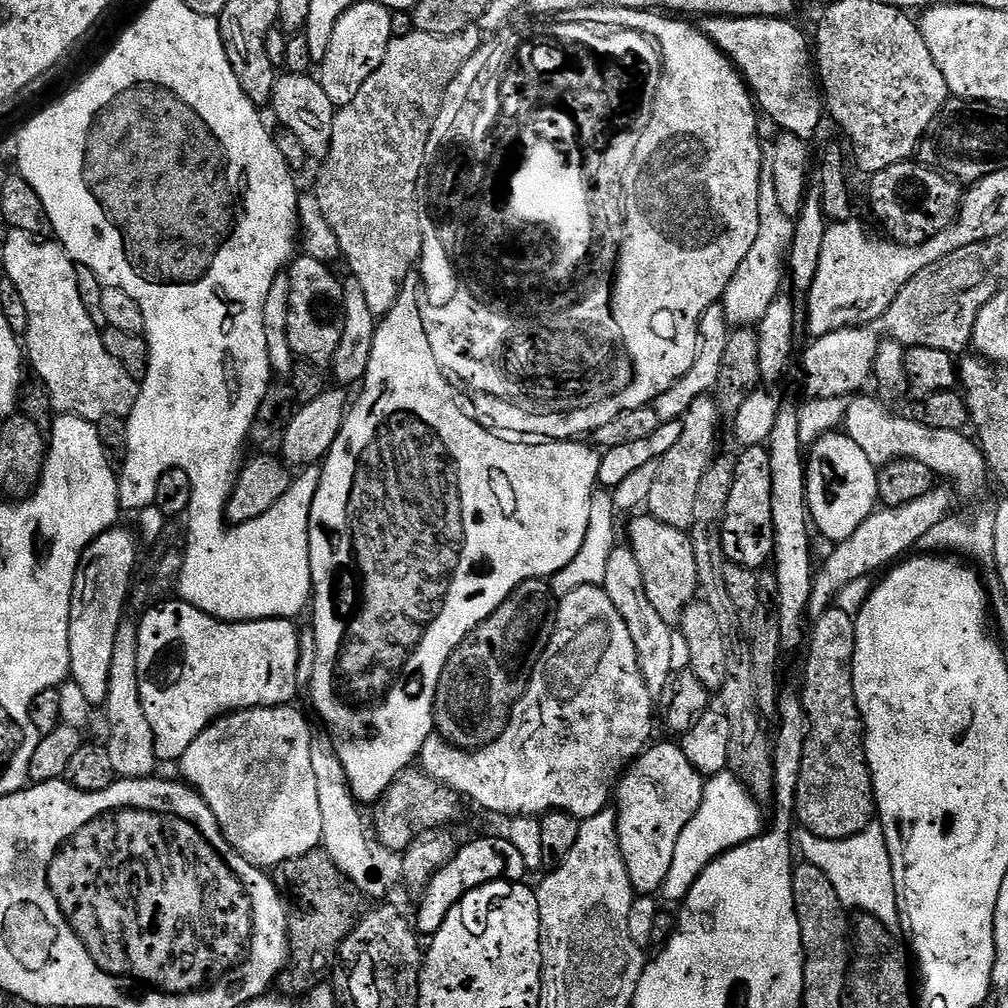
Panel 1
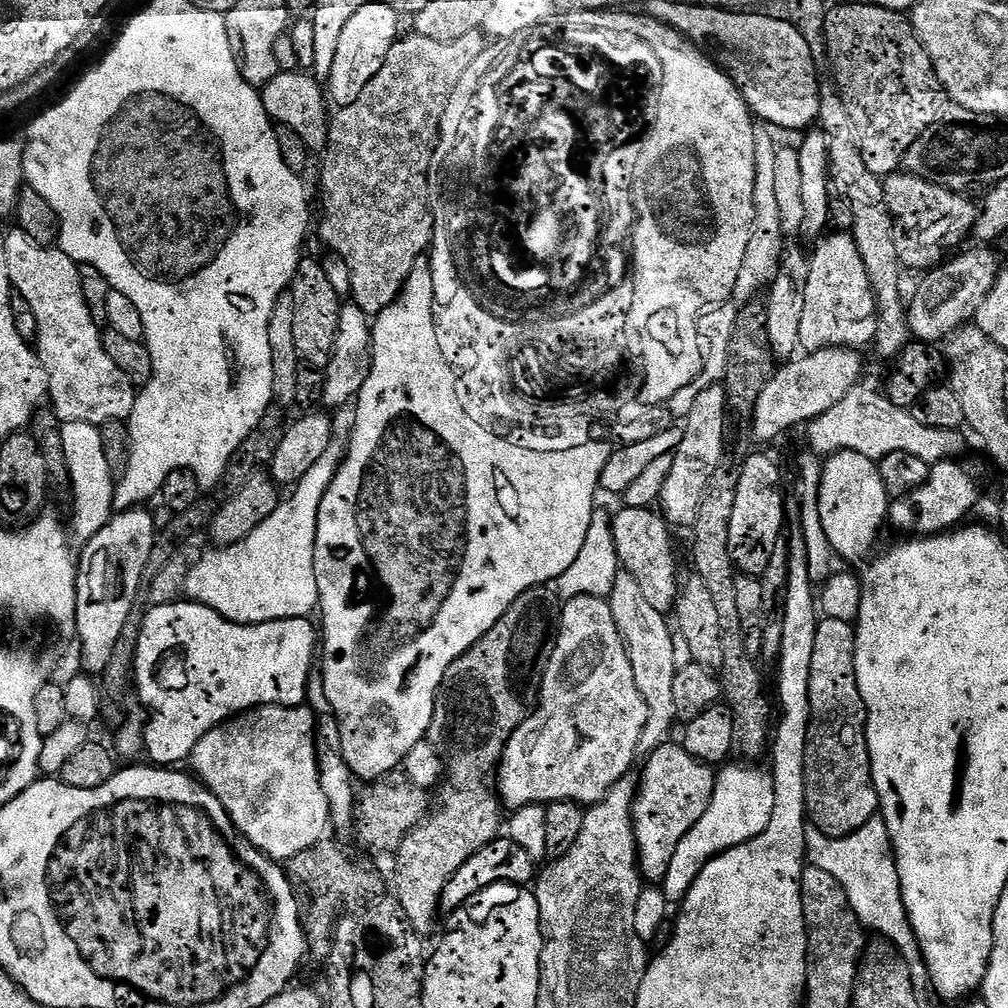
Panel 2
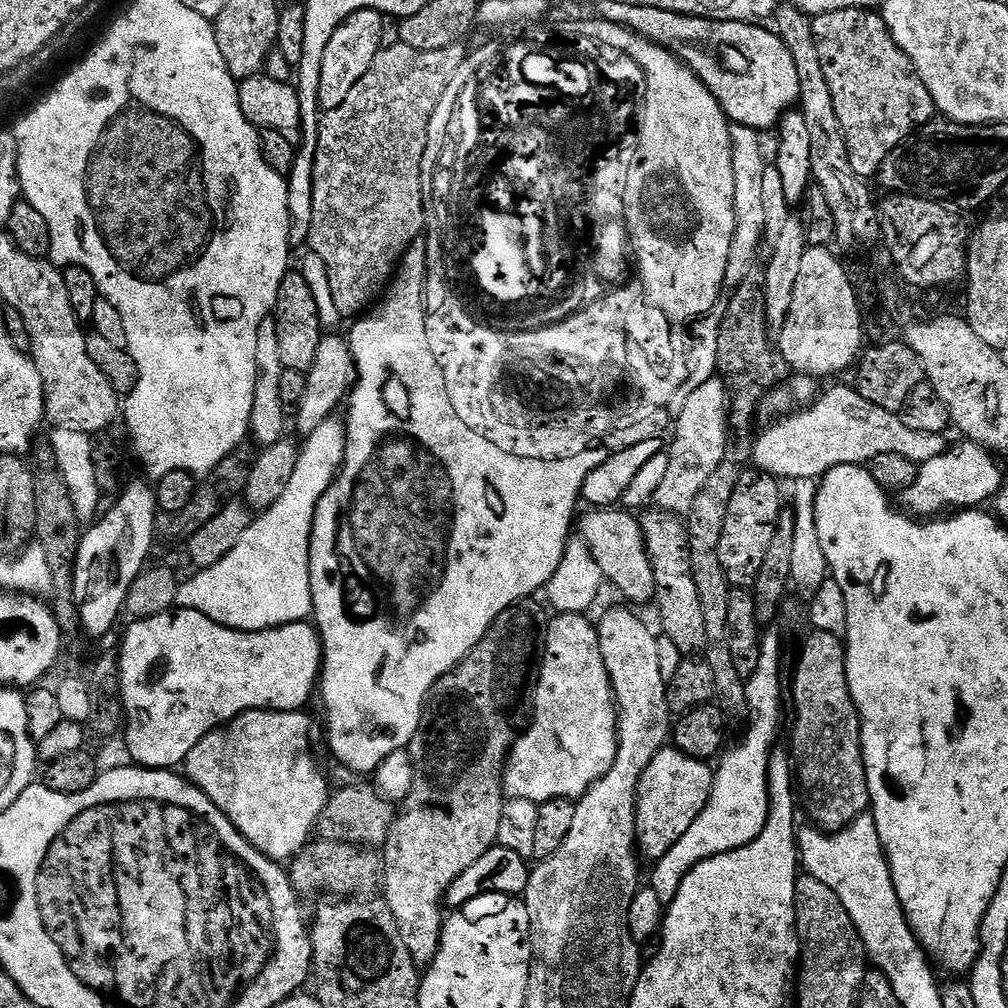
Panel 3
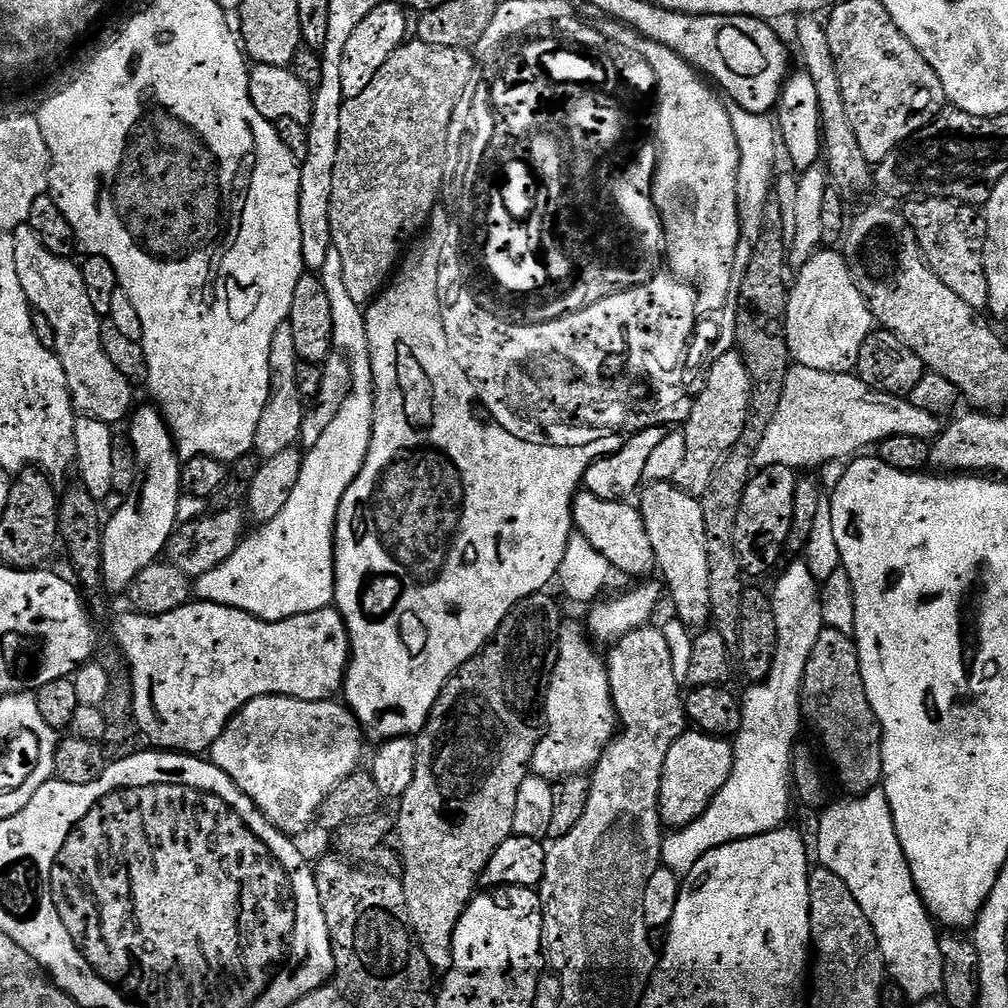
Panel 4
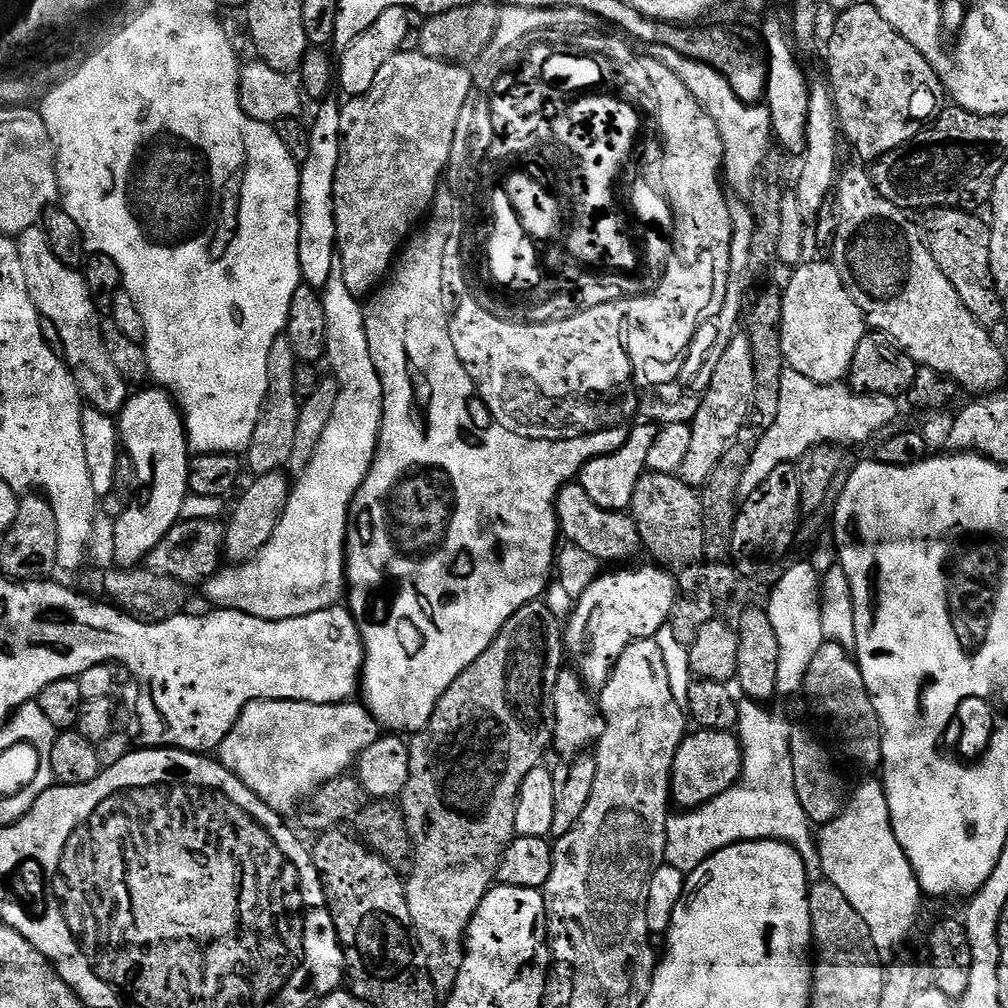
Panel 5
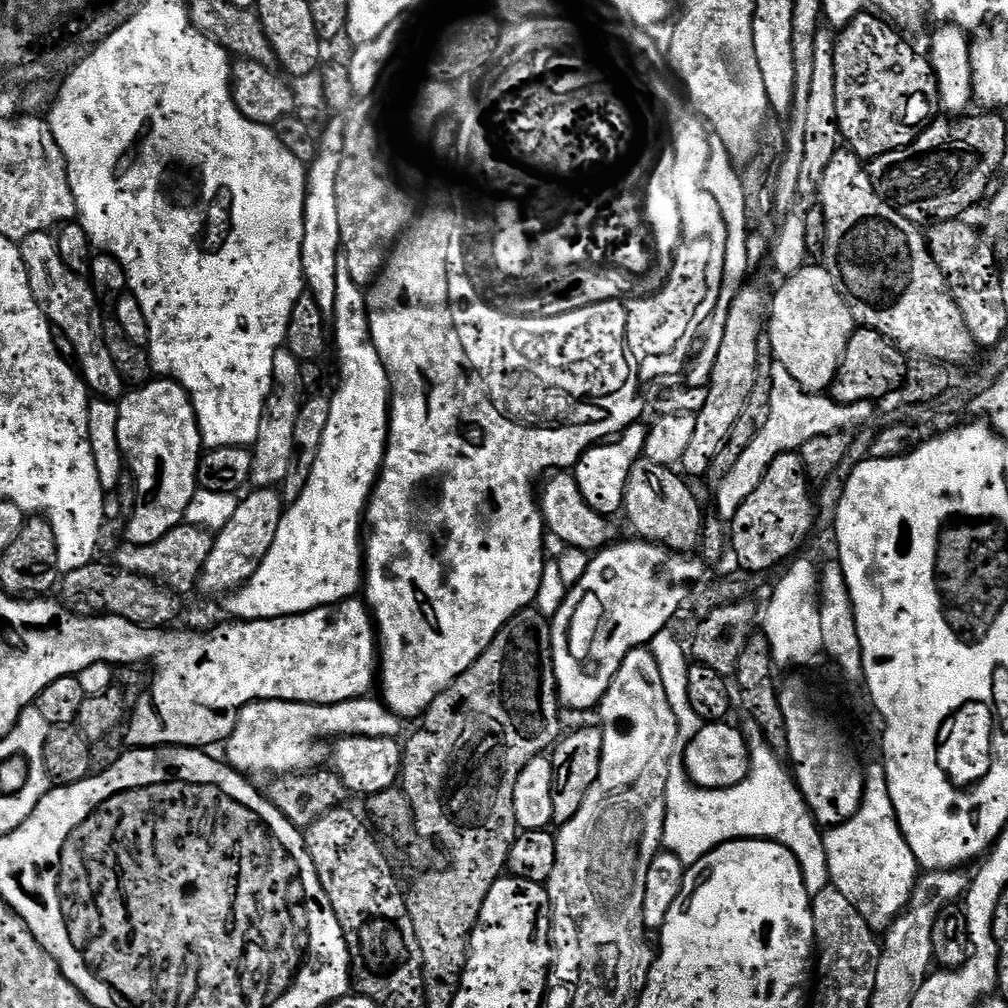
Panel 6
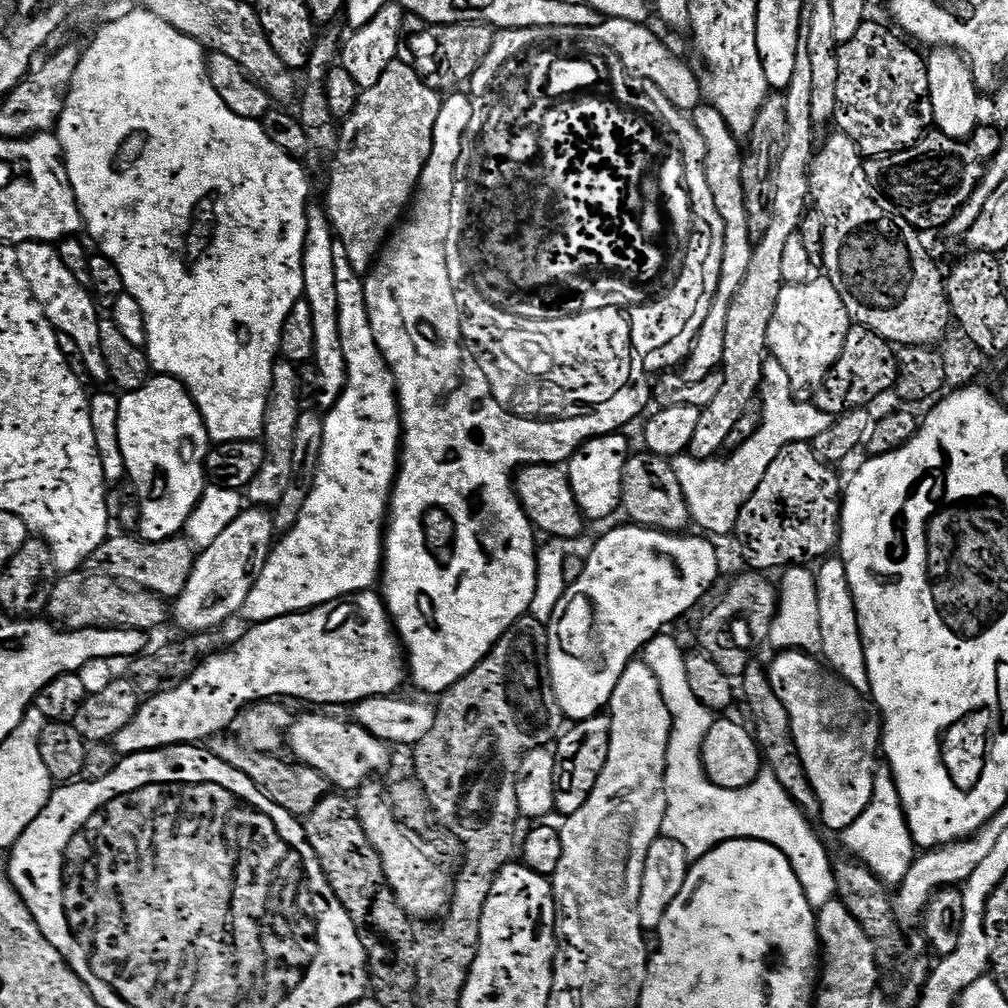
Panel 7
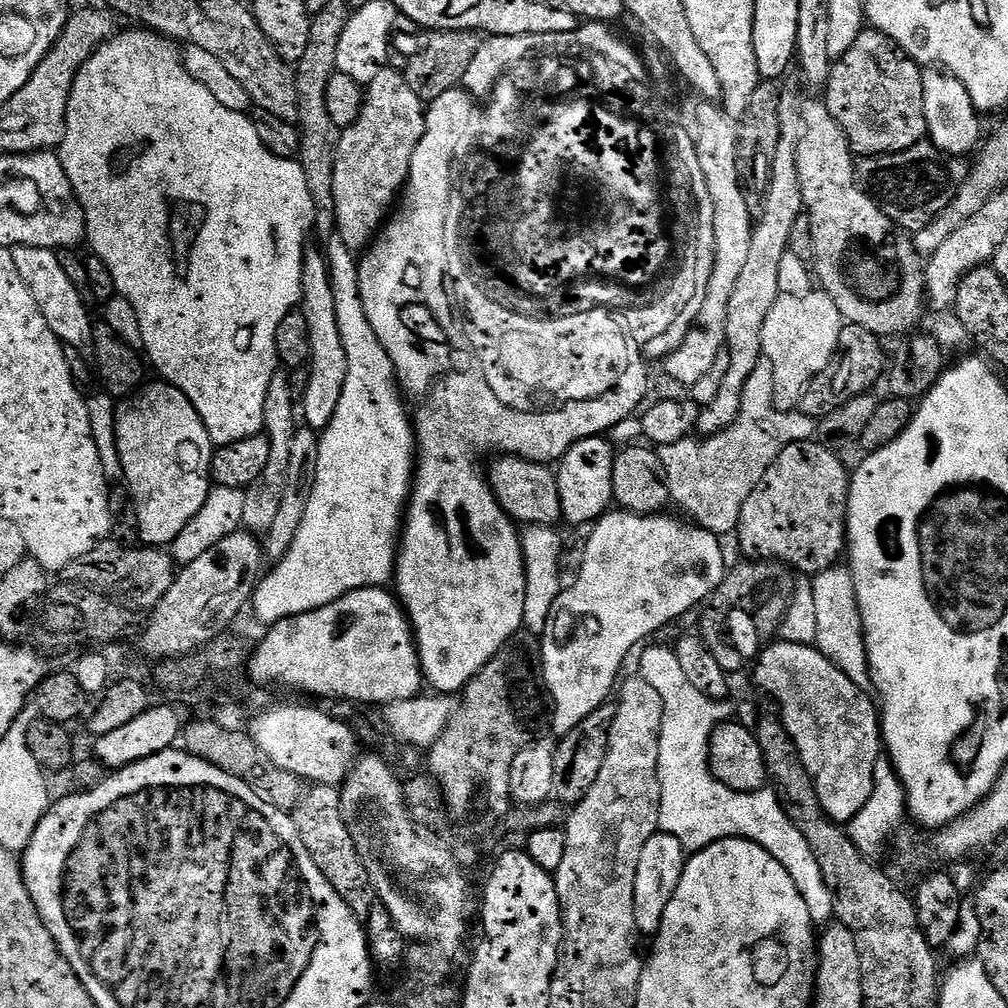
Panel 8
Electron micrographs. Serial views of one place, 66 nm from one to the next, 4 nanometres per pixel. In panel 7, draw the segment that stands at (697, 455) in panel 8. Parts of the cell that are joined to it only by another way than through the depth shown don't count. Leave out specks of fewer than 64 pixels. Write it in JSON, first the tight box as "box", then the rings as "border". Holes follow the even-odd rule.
{"box":[671,360,834,538],"border":[[[765,360],[764,376],[760,380],[758,393],[758,404],[764,407],[764,413],[760,416],[760,429],[756,433],[753,431],[742,446],[731,449],[727,455],[720,458],[725,460],[699,460],[694,455],[681,454],[671,461],[674,474],[678,474],[678,486],[682,486],[682,494],[686,494],[686,506],[692,515],[691,523],[697,524],[701,528],[697,528],[701,533],[712,538],[731,537],[736,531],[738,514],[742,506],[748,501],[750,494],[758,490],[762,474],[770,470],[770,462],[778,458],[780,449],[785,448],[788,443],[809,443],[832,425],[834,418],[831,414],[818,410],[811,402],[803,404],[800,401],[803,399],[792,398],[796,400],[788,404],[791,392],[792,387],[786,378],[786,370],[782,370],[782,366],[776,360]]]}

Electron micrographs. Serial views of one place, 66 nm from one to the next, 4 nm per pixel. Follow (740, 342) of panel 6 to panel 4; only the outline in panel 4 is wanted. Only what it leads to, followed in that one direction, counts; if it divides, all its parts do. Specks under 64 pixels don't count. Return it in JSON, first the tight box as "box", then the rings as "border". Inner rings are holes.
{"box":[671,351,752,498],"border":[[[739,351],[720,352],[712,364],[712,373],[700,393],[695,393],[693,409],[687,421],[682,424],[686,438],[686,458],[678,466],[671,483],[697,498],[703,497],[714,474],[723,464],[729,452],[735,448],[738,438],[744,433],[744,422],[752,401],[752,373]]]}

